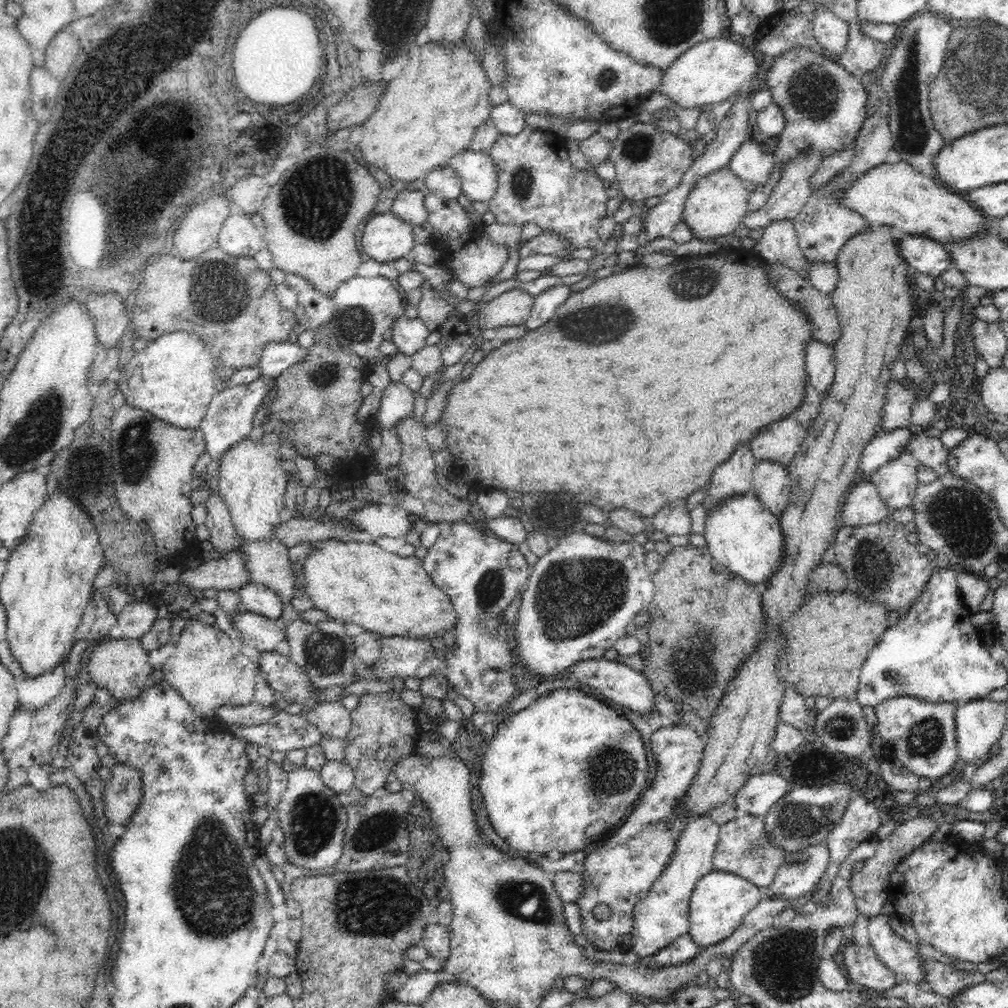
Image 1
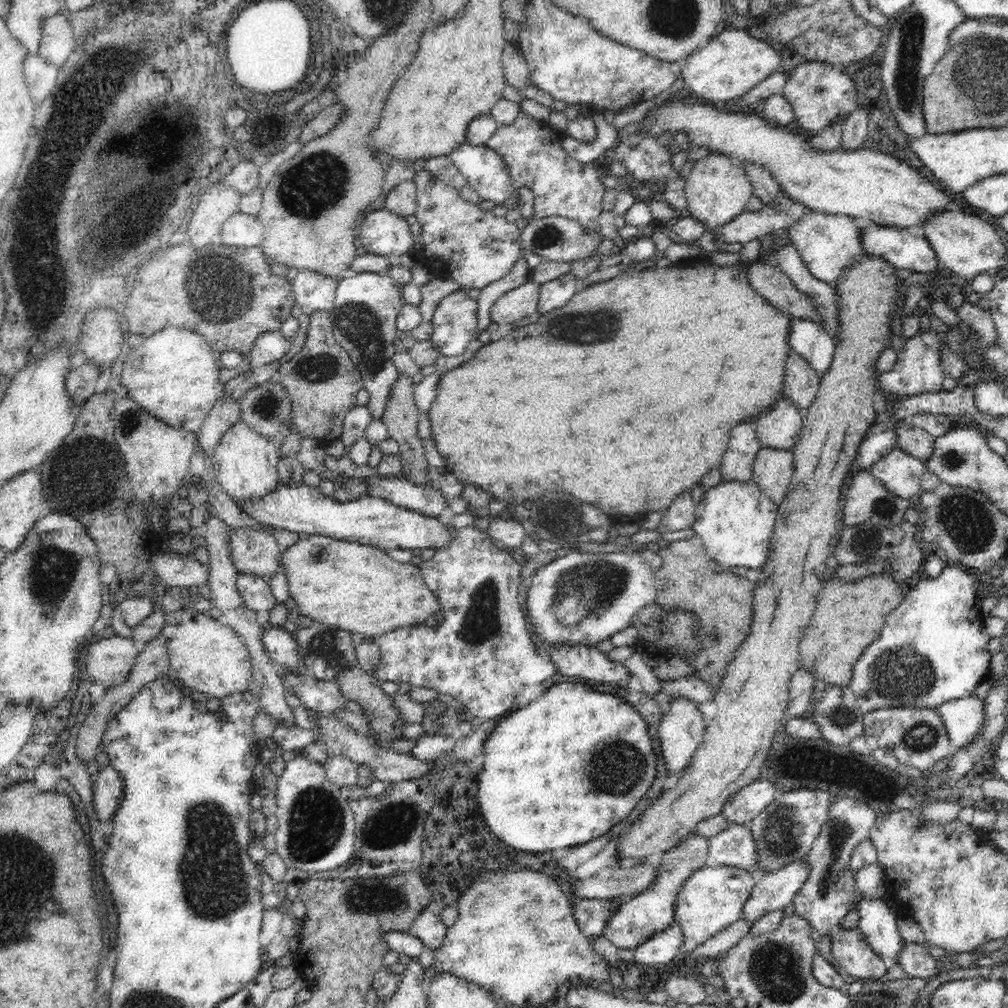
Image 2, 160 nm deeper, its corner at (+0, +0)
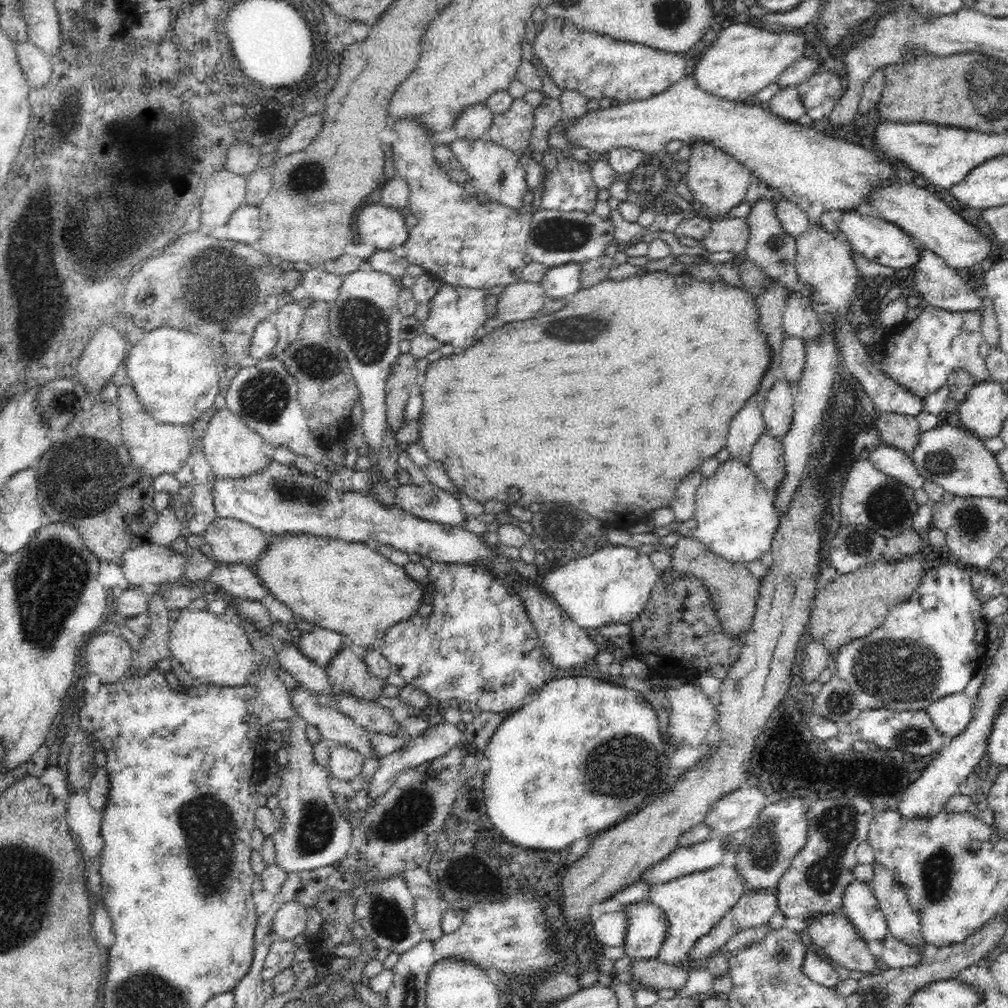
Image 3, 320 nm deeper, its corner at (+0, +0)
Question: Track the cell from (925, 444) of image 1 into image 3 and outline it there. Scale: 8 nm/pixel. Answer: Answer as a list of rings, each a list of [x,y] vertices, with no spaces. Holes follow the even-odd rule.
[[[880,413],[874,424],[884,444],[908,454],[922,432],[916,417],[900,413]]]

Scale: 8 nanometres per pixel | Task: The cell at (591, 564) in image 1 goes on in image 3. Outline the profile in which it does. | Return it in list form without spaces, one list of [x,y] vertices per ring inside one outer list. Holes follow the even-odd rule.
[[[610,544],[590,556],[579,557],[569,564],[548,570],[537,582],[540,589],[550,595],[579,628],[586,631],[635,620],[659,579],[659,573],[648,554],[642,554],[631,544]]]

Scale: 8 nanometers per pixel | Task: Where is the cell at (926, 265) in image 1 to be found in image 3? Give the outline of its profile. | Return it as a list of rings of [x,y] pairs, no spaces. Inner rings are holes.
[[[850,210],[842,211],[842,219],[837,225],[839,232],[849,240],[851,248],[868,260],[874,260],[894,269],[911,268],[913,264],[918,263],[920,245],[892,222],[886,222],[878,217],[864,216],[856,210]]]

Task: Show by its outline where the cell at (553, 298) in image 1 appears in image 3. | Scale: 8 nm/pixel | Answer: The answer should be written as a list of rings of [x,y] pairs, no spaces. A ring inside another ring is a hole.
[[[582,263],[561,264],[549,267],[541,283],[548,298],[570,298],[580,290]]]

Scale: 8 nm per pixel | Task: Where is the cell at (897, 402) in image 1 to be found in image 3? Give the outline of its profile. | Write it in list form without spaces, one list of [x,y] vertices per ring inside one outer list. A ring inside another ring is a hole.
[[[927,305],[915,320],[902,320],[887,329],[884,357],[877,367],[908,392],[922,397],[946,385],[954,370],[967,370],[977,382],[989,380],[986,357],[990,347],[981,331],[982,313],[982,309],[947,311]]]

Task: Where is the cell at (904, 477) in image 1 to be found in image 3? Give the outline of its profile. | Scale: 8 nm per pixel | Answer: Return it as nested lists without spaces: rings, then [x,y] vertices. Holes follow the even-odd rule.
[[[882,444],[869,454],[869,459],[882,473],[898,479],[909,488],[918,490],[924,487],[926,480],[919,475],[910,454]]]

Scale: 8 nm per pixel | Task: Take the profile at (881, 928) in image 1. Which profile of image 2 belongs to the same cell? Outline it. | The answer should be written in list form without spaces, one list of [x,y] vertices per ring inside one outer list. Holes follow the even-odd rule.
[[[860,894],[858,900],[858,927],[863,939],[879,956],[896,960],[904,939],[898,930],[898,919],[901,914],[893,910],[886,899],[868,899]]]

